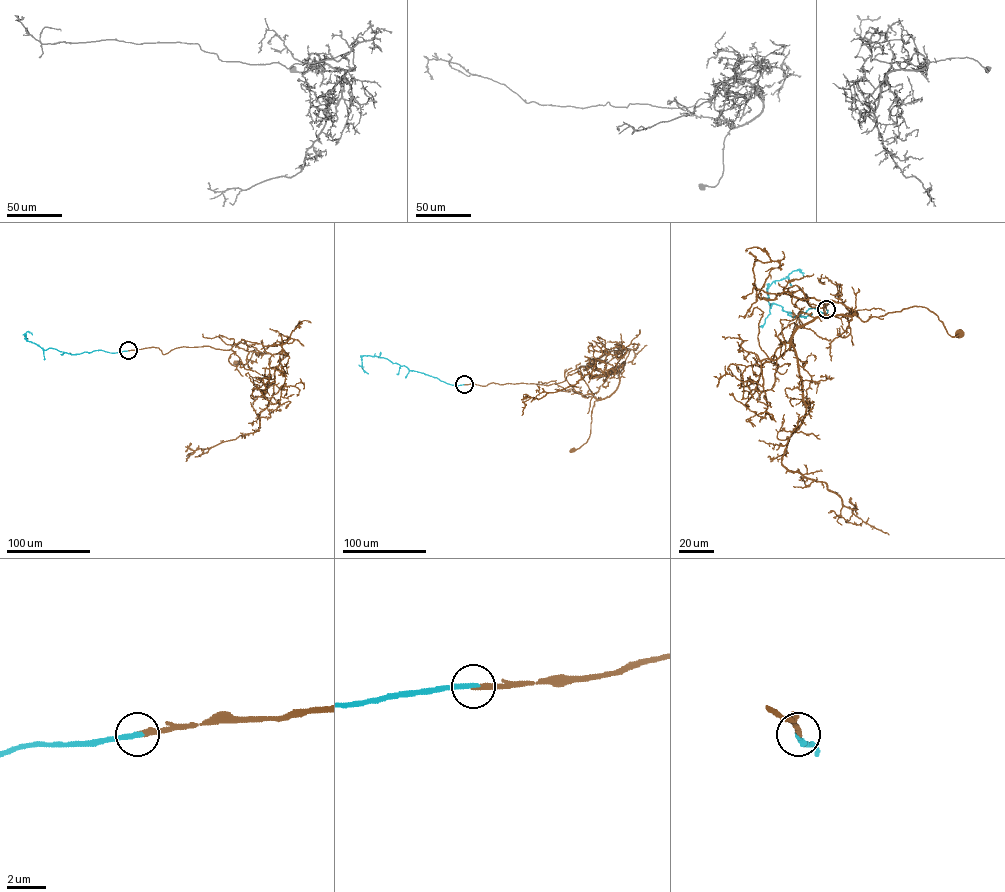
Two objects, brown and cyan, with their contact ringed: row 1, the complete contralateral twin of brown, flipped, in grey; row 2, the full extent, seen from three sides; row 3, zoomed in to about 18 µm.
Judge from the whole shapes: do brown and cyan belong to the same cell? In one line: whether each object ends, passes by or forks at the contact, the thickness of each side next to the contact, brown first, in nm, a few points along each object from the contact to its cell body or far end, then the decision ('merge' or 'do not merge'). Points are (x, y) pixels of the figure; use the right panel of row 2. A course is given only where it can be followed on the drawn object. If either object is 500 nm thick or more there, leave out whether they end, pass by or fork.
brown ends there; cyan ends there; 260 nm thick on the brown side, 280 nm on the other; brown runs (826, 309), (824, 301), (826, 316), (826, 299), (810, 306), (798, 287), (864, 321), (926, 307), (959, 334); cyan runs (826, 309), (792, 317), (770, 308), (772, 282), (792, 271), (804, 277); merge

